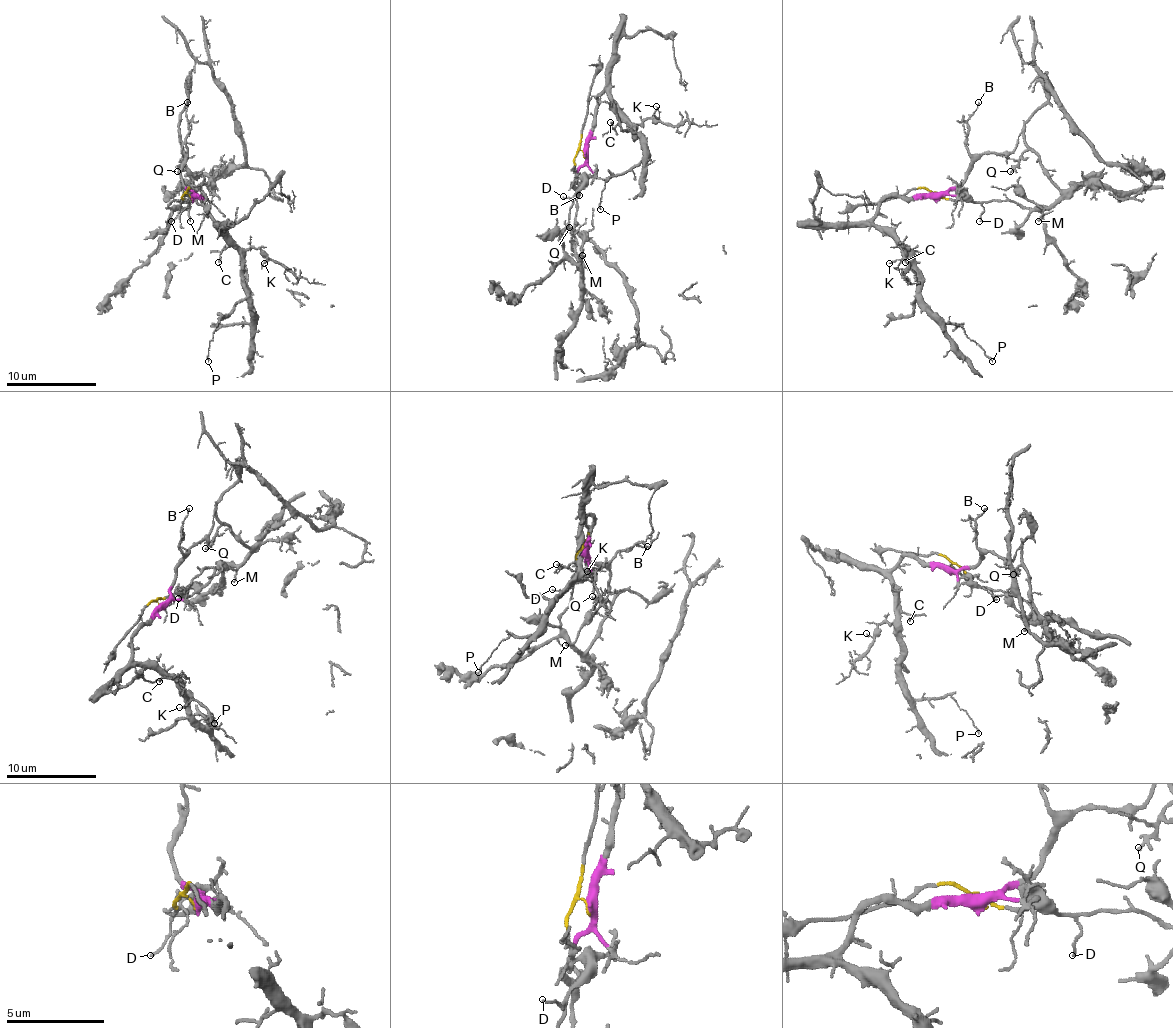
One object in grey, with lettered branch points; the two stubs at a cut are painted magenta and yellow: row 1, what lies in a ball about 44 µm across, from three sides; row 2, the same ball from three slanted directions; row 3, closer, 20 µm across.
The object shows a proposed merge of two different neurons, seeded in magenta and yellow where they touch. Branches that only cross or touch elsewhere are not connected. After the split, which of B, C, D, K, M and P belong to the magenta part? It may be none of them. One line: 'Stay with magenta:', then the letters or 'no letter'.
Stay with magenta: B, C, K, P

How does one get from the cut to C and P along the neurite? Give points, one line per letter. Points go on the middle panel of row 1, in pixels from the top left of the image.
C: (583, 153), (598, 96), (605, 89), (619, 123), (614, 128), (610, 121)
P: (583, 153), (598, 96), (605, 89), (607, 98), (632, 123), (644, 153), (641, 160), (605, 182), (601, 209)

